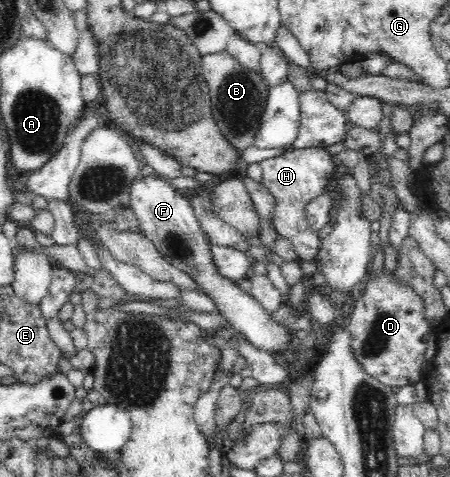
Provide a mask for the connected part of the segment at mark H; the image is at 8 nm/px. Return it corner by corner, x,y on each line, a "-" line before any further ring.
310,147
305,149
294,148
292,151
285,150
281,155
263,160
260,163
263,171
263,187
271,195
274,195
277,206
273,211
273,223
277,233
281,237
287,237
299,259
309,261
316,257
317,251
321,249
321,239
317,231
311,228
310,221
307,220
307,205
311,204
313,199
319,198
321,193
328,193
332,190
332,183
335,181
335,175
338,174
340,166
331,153
325,148

